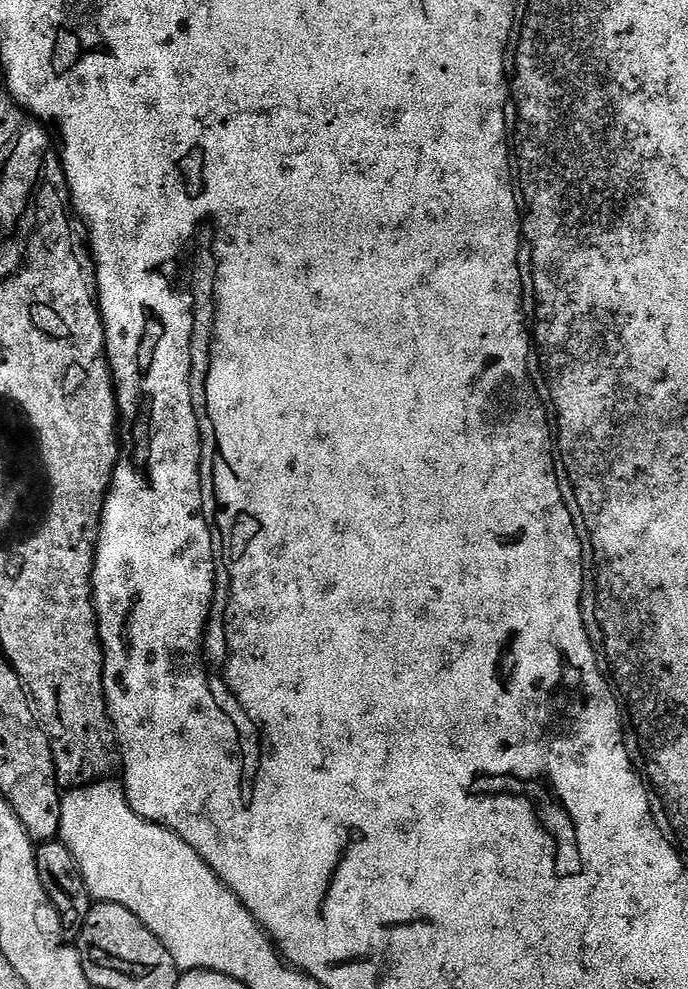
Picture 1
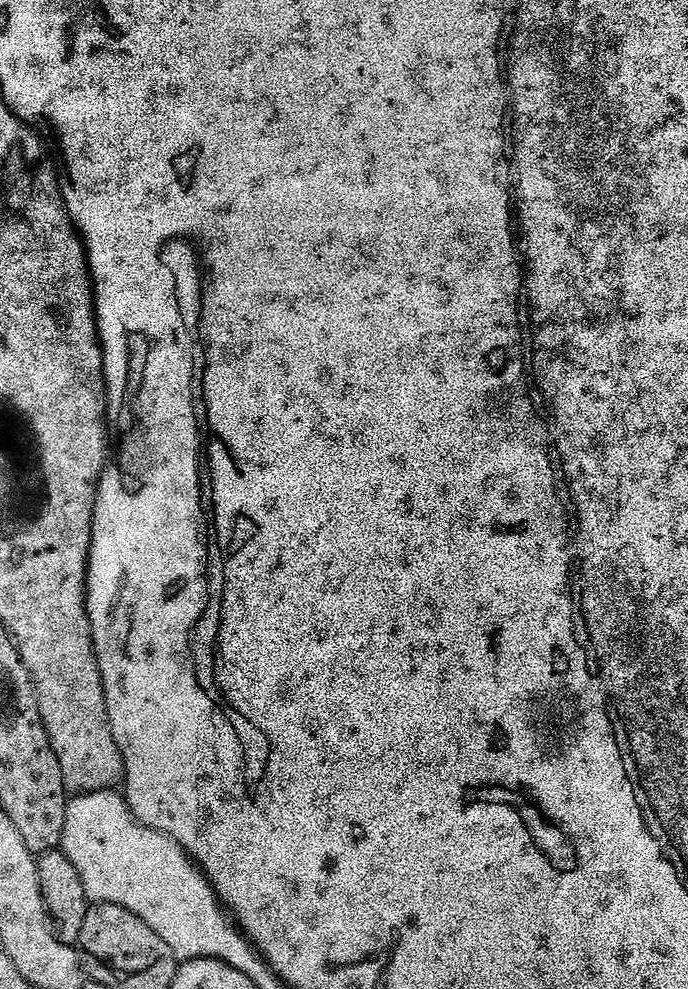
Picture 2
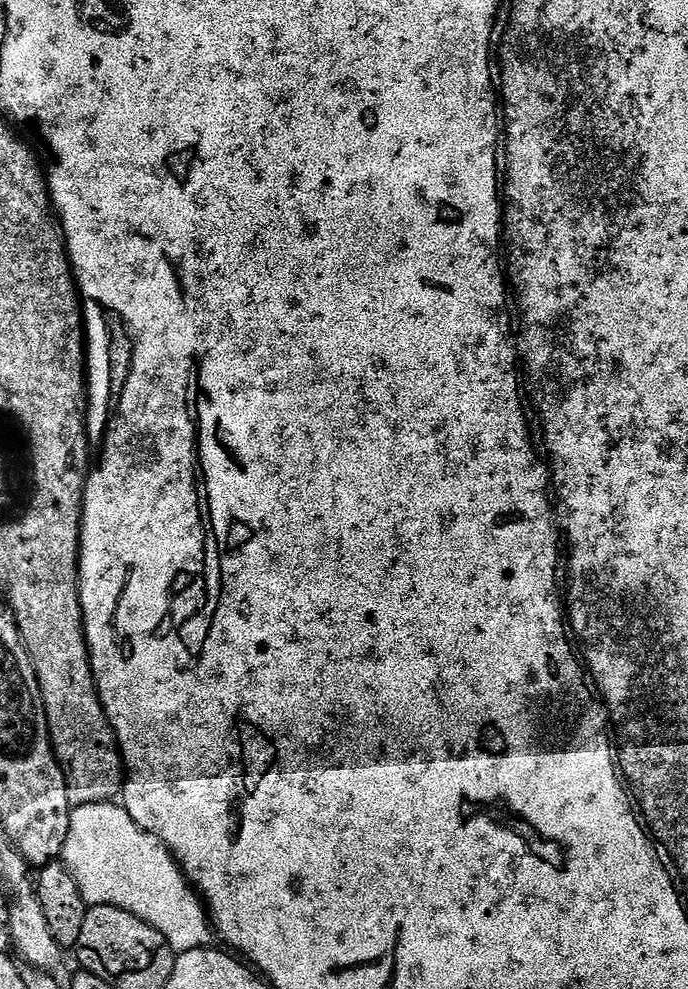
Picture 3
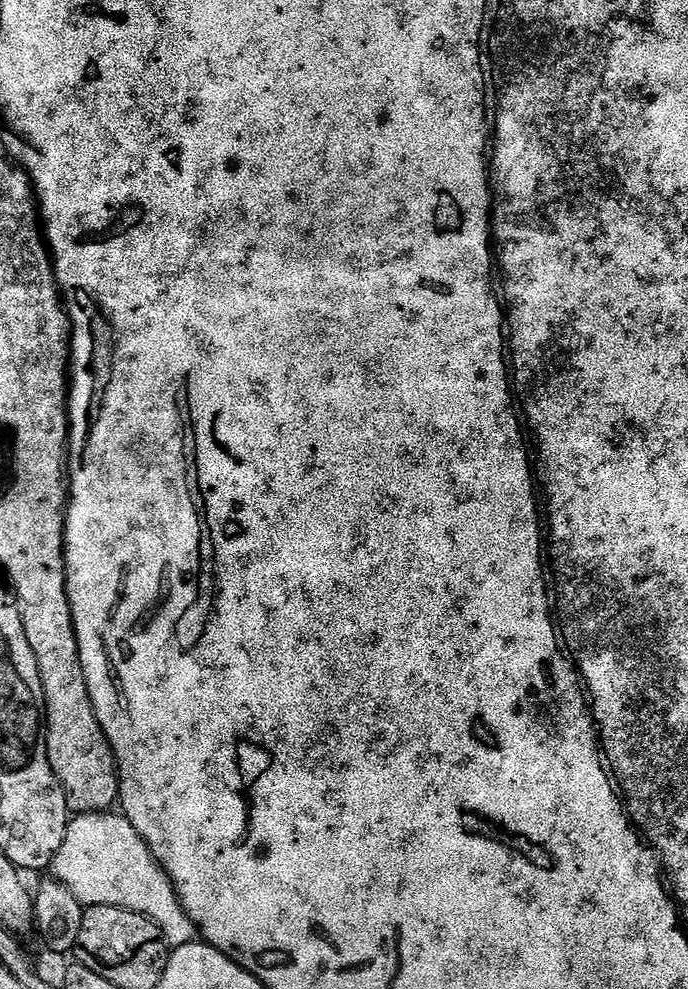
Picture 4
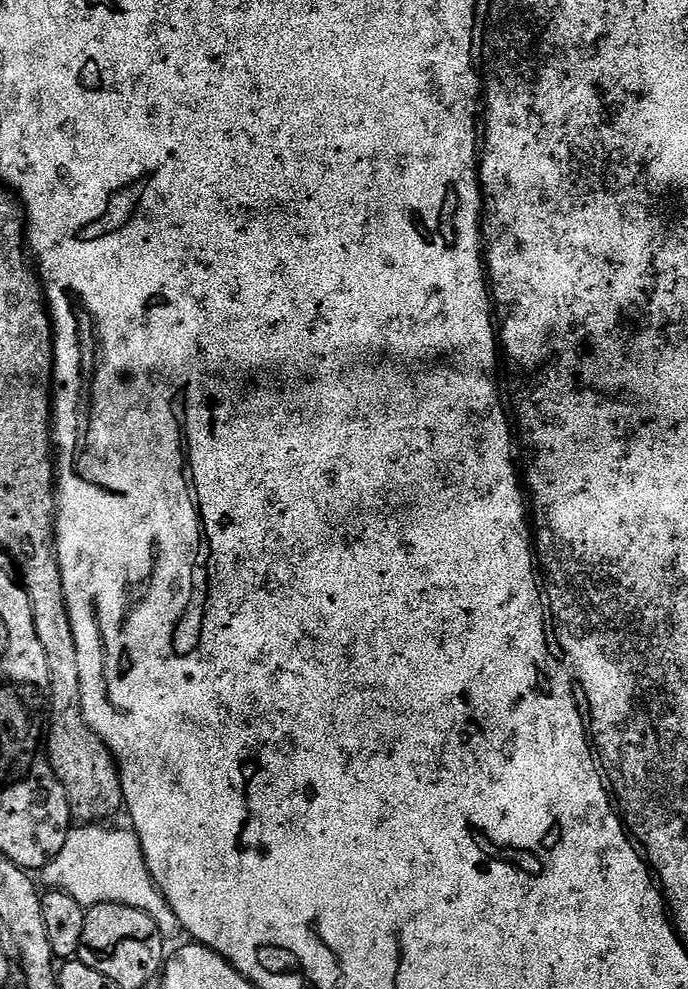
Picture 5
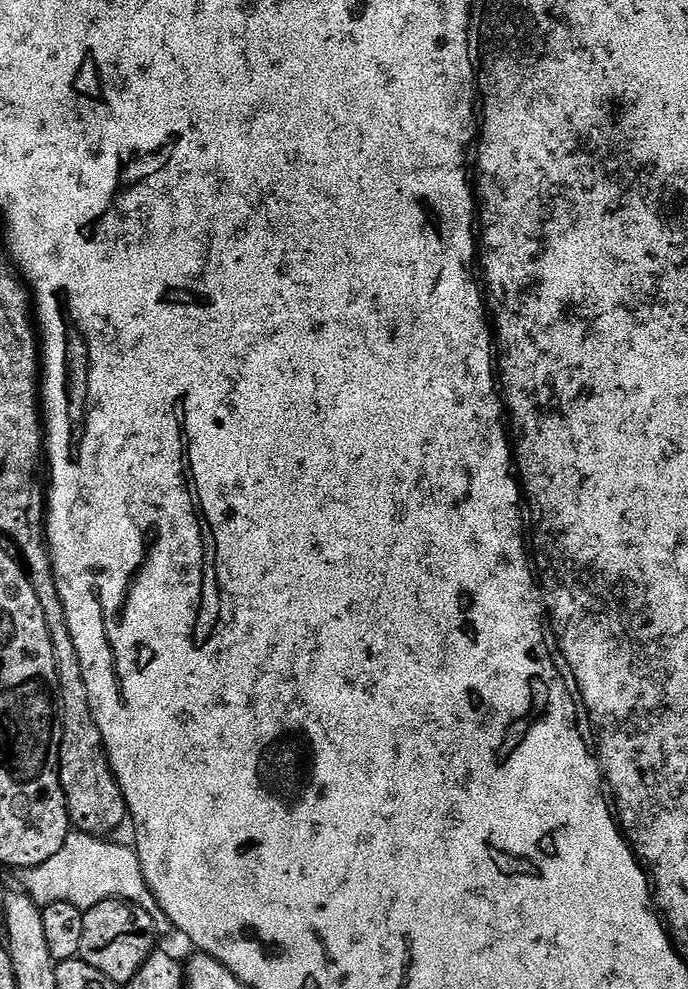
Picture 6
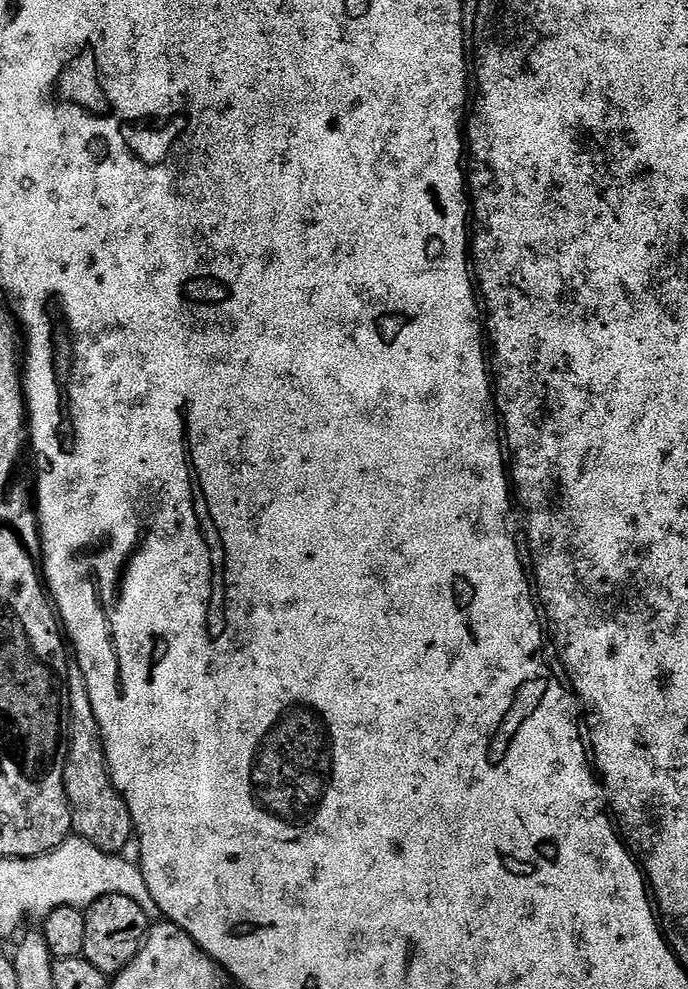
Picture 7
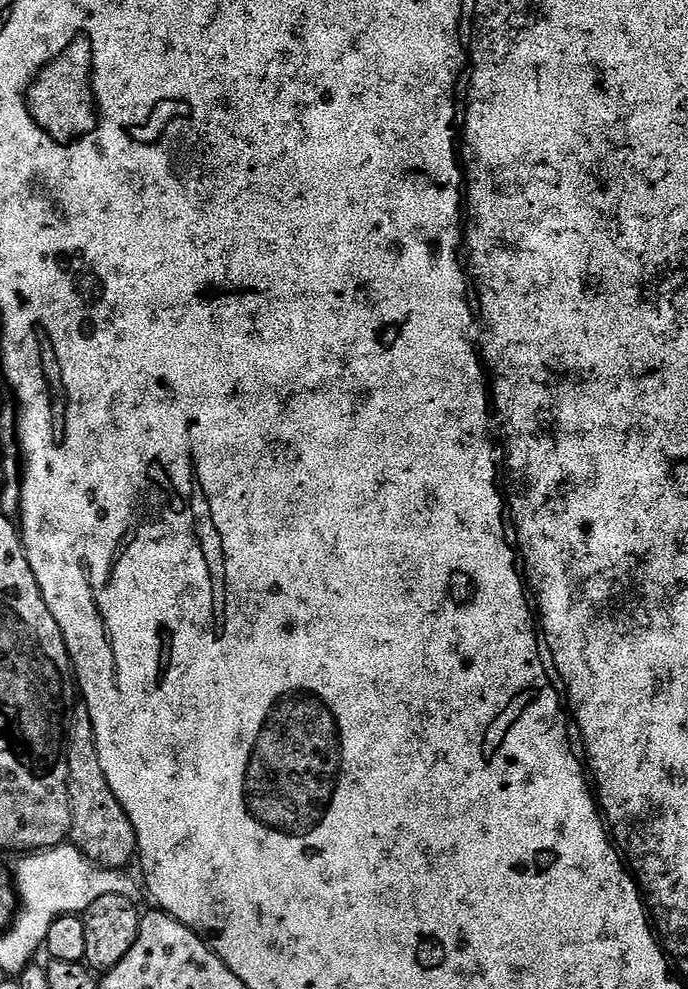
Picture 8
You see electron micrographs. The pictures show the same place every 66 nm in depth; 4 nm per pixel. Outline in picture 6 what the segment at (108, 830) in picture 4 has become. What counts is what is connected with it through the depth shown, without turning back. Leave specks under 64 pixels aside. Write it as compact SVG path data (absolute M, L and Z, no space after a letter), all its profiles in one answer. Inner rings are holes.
M69 831L62 850L58 850L54 858L23 873L23 887L41 906L54 902L70 902L87 910L103 900L128 900L150 914L157 933L169 931L172 928L170 918L166 918L162 906L158 906L154 894L146 886L135 847L128 845L127 848L124 844L111 844L110 841L111 839L99 836L87 836L84 832Z

